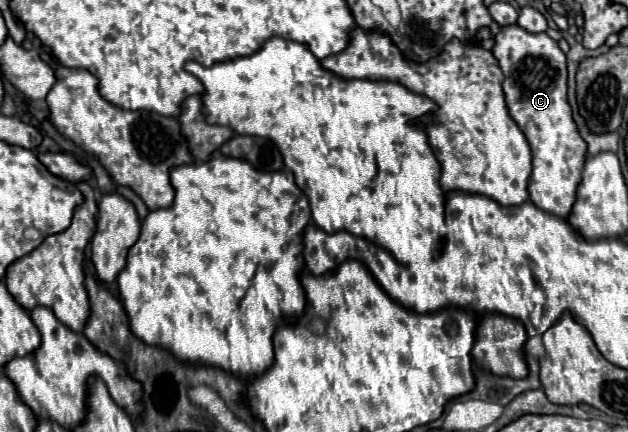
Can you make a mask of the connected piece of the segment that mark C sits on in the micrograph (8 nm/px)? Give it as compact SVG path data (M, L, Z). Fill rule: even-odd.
M491 25L491 31L495 37L493 55L505 73L503 91L509 113L525 133L533 155L533 171L527 187L529 199L547 213L567 217L575 203L575 189L581 181L587 145L577 133L571 107L567 103L565 53L547 33L535 35L519 25Z

